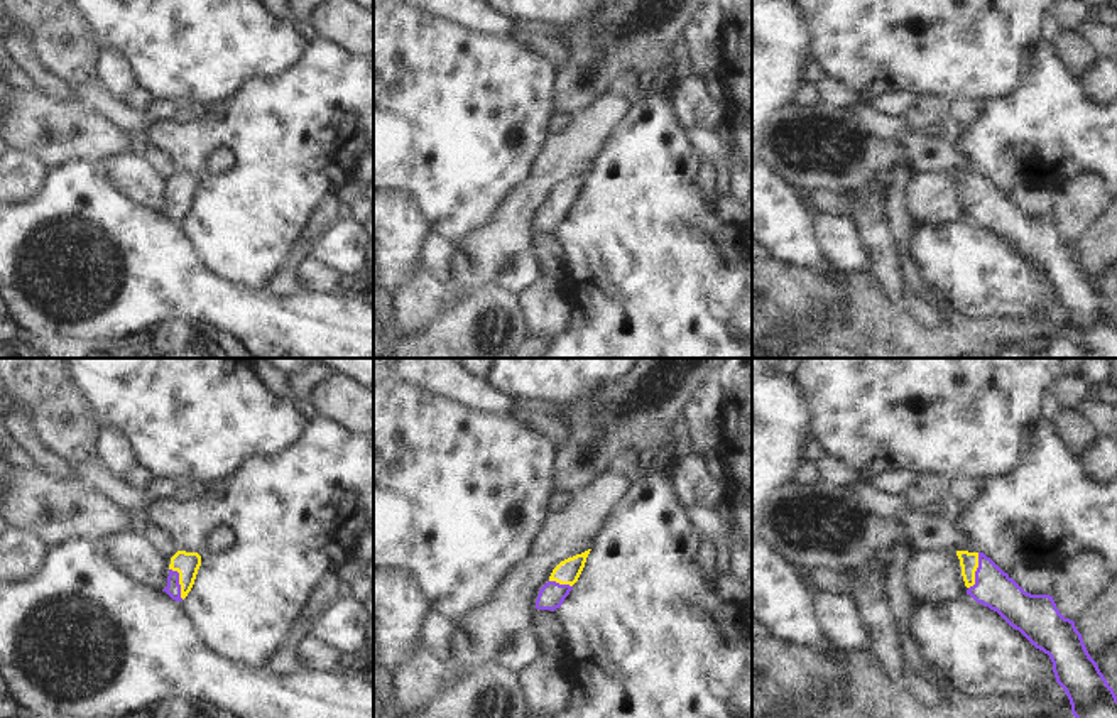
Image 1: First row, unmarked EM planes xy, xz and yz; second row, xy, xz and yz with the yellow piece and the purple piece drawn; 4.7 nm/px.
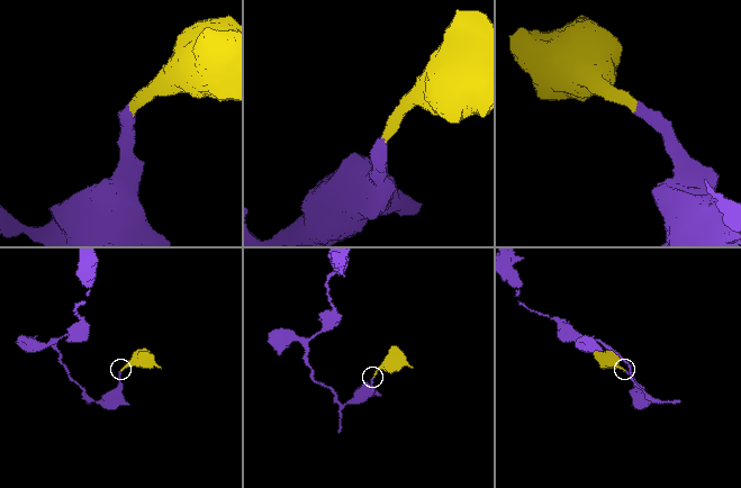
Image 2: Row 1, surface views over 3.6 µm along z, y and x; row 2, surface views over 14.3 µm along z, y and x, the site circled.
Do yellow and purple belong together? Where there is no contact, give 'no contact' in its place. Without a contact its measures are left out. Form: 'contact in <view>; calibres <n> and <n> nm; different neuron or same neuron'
contact in yz; calibres 90 and 180 nm; same neuron

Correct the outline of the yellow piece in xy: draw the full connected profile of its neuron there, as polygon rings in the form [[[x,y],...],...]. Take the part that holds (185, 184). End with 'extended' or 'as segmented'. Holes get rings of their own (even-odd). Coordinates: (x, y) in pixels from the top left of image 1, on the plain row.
[[[177,172],[171,179],[167,208],[162,213],[172,221],[183,223],[194,206],[199,188],[201,177],[198,174]]]; extended

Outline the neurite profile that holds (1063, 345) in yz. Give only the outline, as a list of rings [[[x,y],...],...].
[[[1063,333],[1038,345],[1033,358],[1087,358],[1071,333]]]

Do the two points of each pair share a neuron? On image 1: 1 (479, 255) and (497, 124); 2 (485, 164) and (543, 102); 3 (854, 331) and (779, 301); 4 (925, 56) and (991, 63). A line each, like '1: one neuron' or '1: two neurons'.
1: two neurons
2: one neuron
3: one neuron
4: one neuron

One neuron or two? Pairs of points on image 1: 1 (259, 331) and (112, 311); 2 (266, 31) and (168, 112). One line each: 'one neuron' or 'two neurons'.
1: one neuron
2: two neurons

